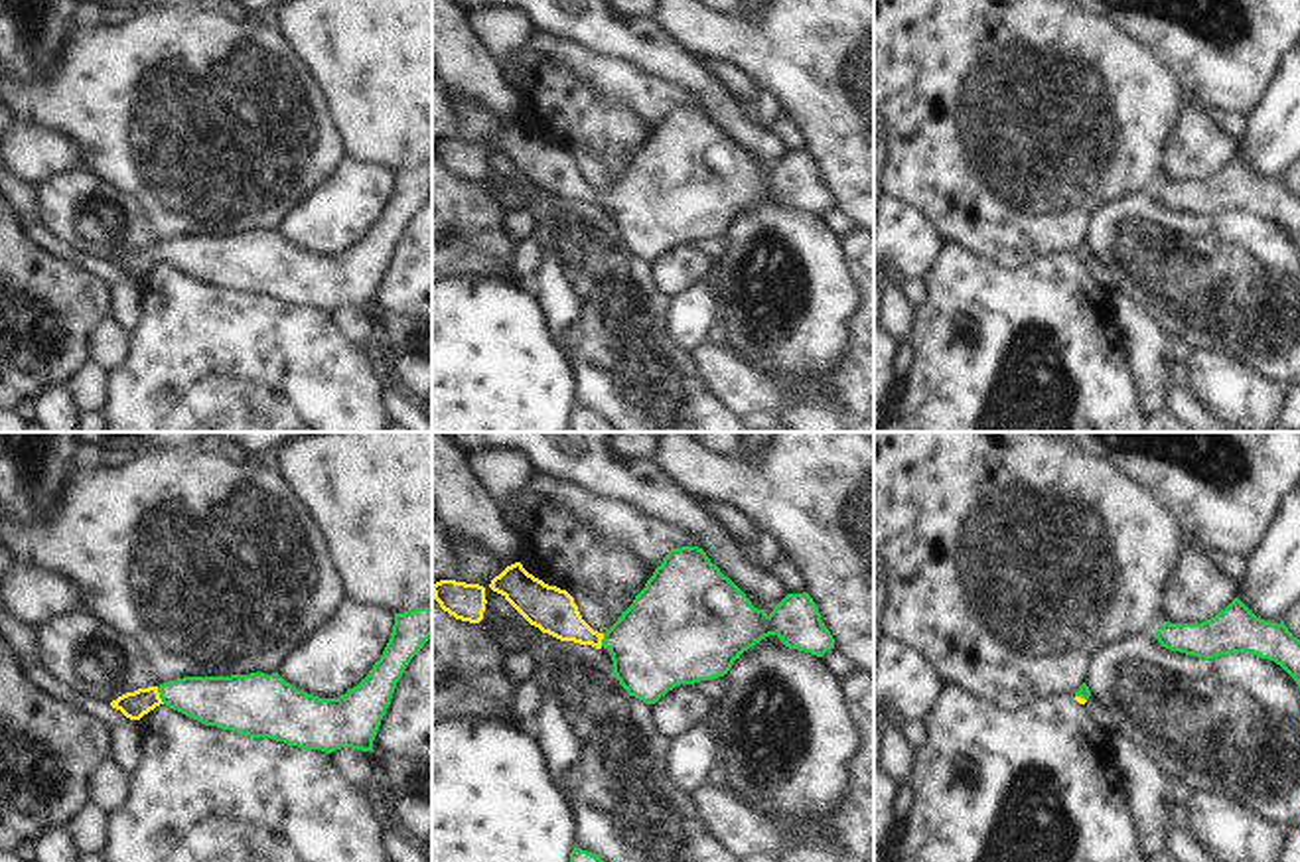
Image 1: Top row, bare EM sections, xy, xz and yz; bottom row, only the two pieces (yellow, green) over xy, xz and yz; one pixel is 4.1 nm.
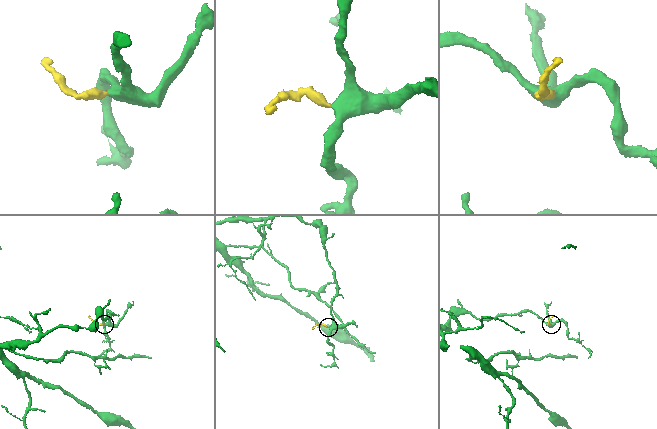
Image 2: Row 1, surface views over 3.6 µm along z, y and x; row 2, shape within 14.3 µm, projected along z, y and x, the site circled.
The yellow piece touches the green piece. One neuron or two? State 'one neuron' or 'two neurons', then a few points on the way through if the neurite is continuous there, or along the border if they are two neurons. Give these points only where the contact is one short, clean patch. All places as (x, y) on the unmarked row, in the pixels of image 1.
one neuron; way xy (135, 263), (158, 253), (192, 253), (214, 259)

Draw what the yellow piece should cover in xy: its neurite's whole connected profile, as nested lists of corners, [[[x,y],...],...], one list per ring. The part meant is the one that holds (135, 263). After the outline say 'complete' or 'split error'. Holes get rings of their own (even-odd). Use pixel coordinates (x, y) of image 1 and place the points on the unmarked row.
[[[432,166],[395,172],[391,197],[369,233],[339,256],[298,249],[278,231],[183,235],[110,260],[130,278],[166,262],[205,284],[302,308],[373,310],[373,298],[410,217],[432,195]]]; split error

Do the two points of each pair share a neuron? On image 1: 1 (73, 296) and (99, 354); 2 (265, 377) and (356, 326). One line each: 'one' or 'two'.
1: two
2: two

